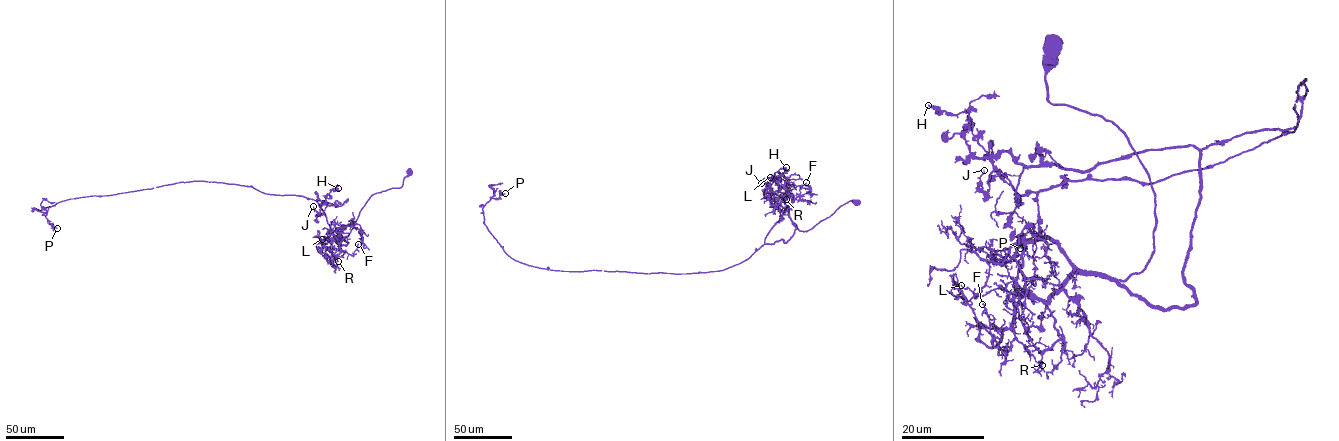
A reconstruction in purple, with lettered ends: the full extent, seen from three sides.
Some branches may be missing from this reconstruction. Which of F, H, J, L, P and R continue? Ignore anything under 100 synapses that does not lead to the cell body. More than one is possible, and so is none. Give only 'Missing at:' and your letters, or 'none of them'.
Missing at: none of them

